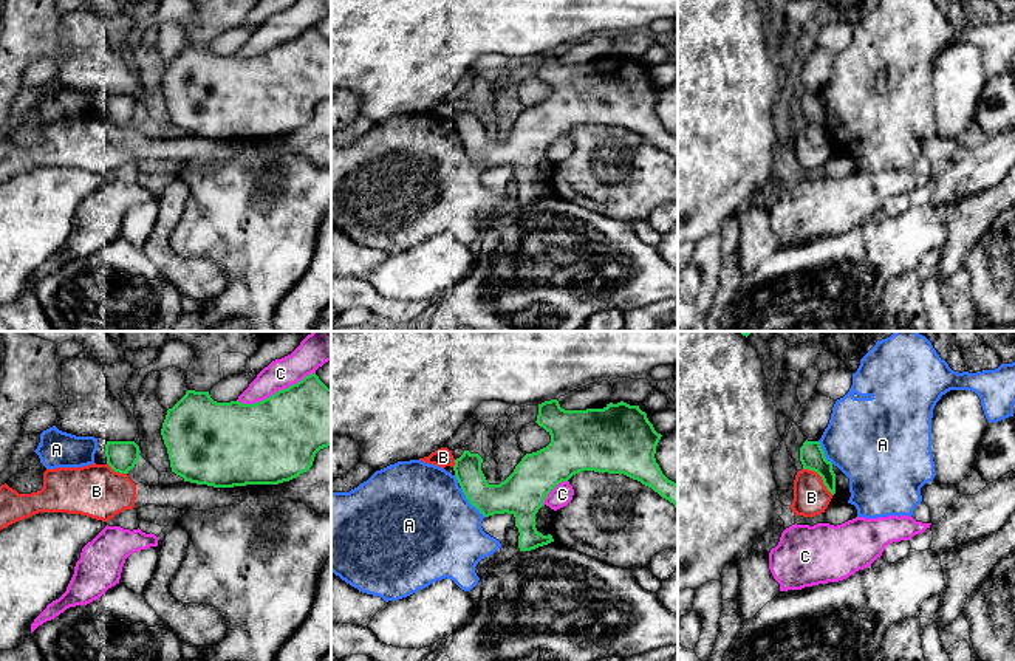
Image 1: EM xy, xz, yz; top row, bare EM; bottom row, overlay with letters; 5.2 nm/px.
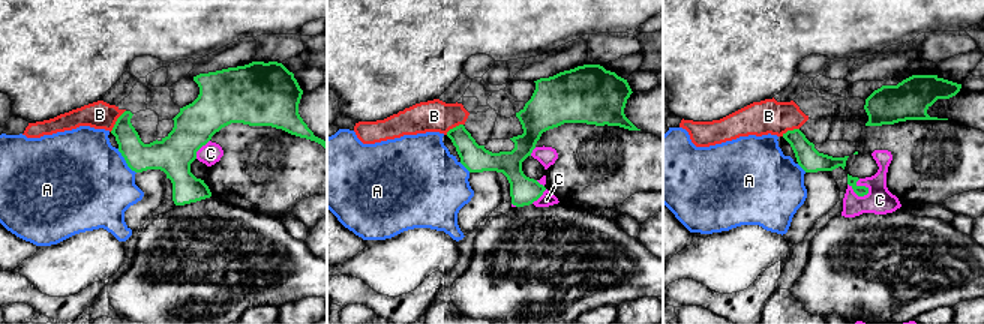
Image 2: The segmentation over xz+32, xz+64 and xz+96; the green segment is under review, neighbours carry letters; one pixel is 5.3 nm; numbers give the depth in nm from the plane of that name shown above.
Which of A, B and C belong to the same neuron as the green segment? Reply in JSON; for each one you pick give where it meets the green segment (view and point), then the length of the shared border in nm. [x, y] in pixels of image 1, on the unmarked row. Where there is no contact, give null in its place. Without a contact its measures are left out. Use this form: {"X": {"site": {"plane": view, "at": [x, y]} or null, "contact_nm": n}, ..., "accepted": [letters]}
{"accepted": []}

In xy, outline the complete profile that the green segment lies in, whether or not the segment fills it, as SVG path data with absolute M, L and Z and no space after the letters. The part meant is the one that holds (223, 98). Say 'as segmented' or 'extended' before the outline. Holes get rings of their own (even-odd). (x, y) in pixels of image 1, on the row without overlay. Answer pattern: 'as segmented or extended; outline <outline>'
as segmented; outline M311 26L254 57L217 56L209 45L187 43L167 63L161 88L172 125L184 135L214 141L279 138L306 125L316 107L331 101L331 42Z

